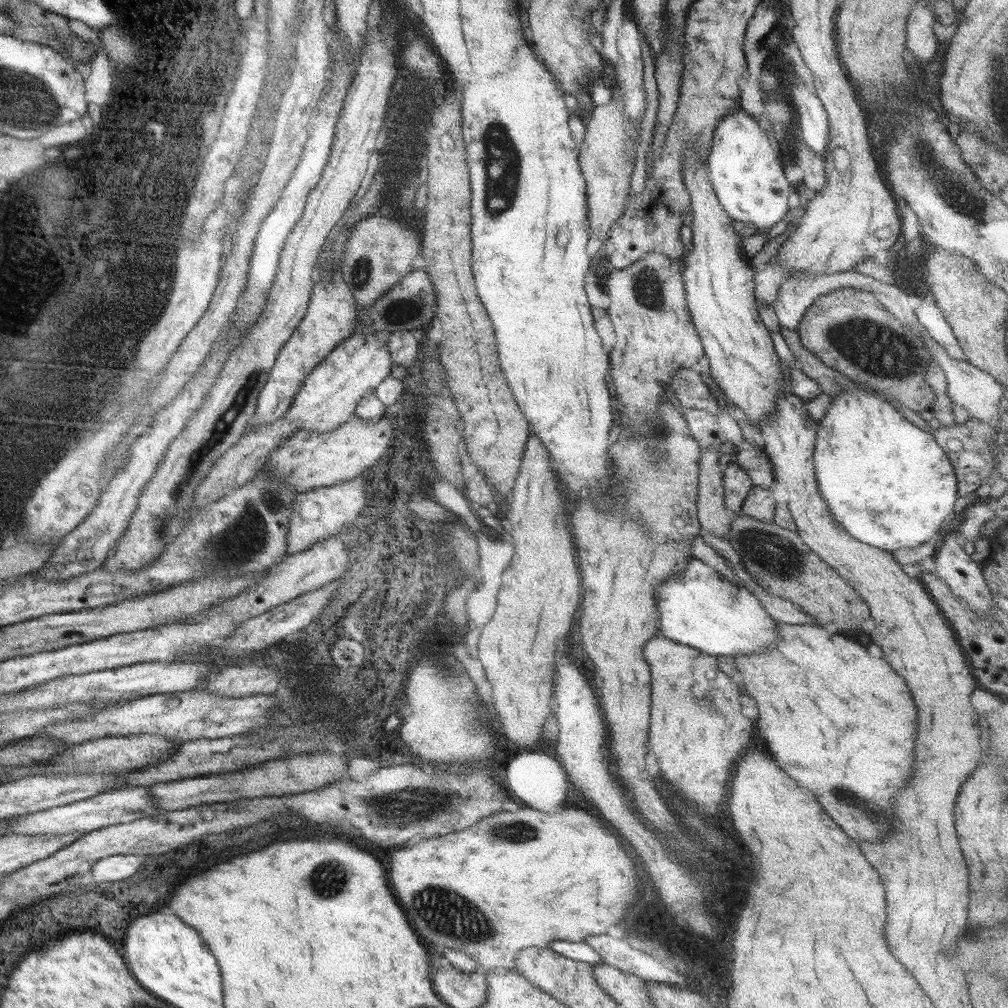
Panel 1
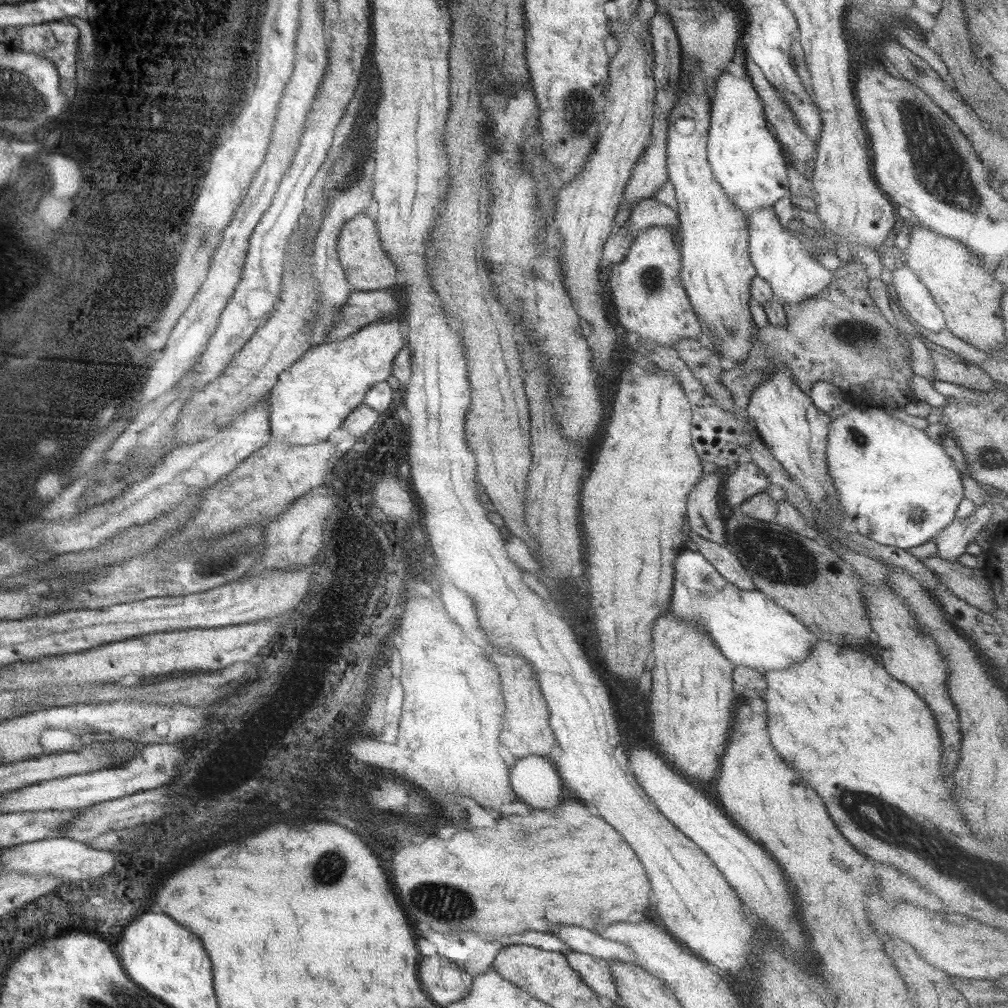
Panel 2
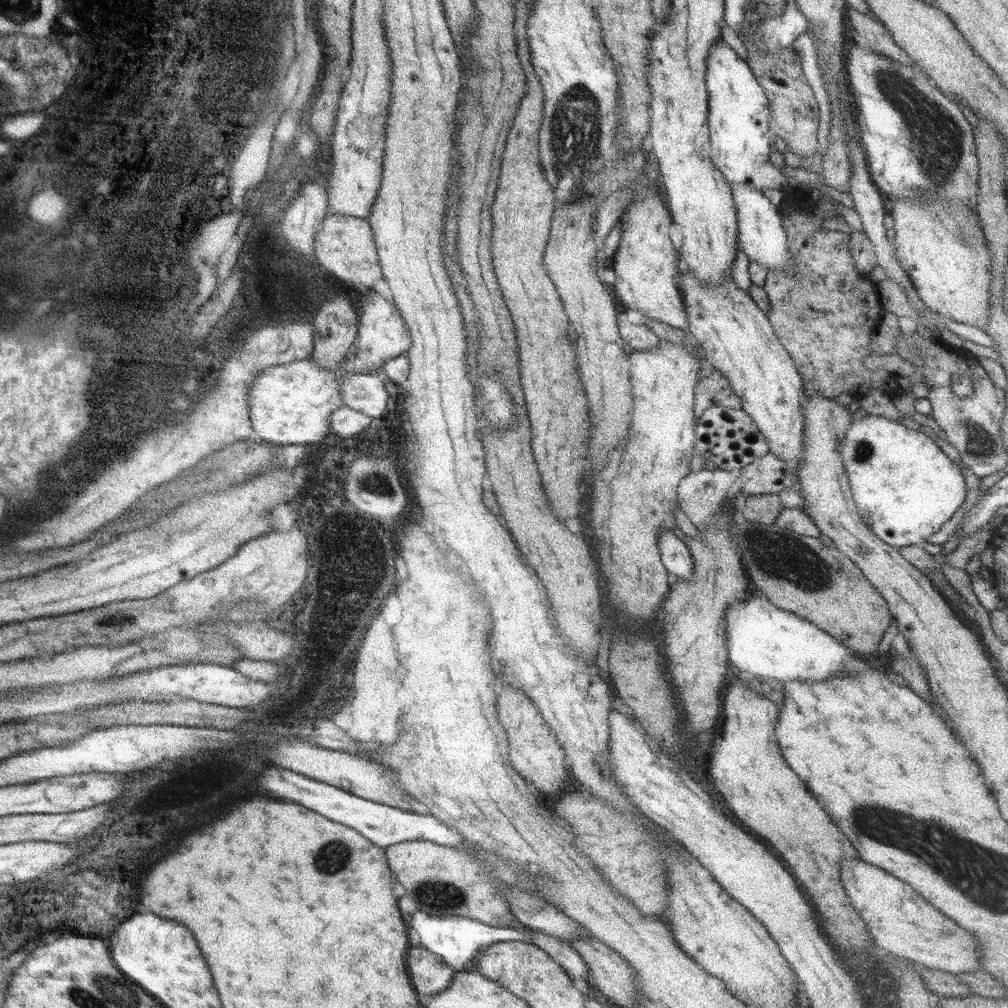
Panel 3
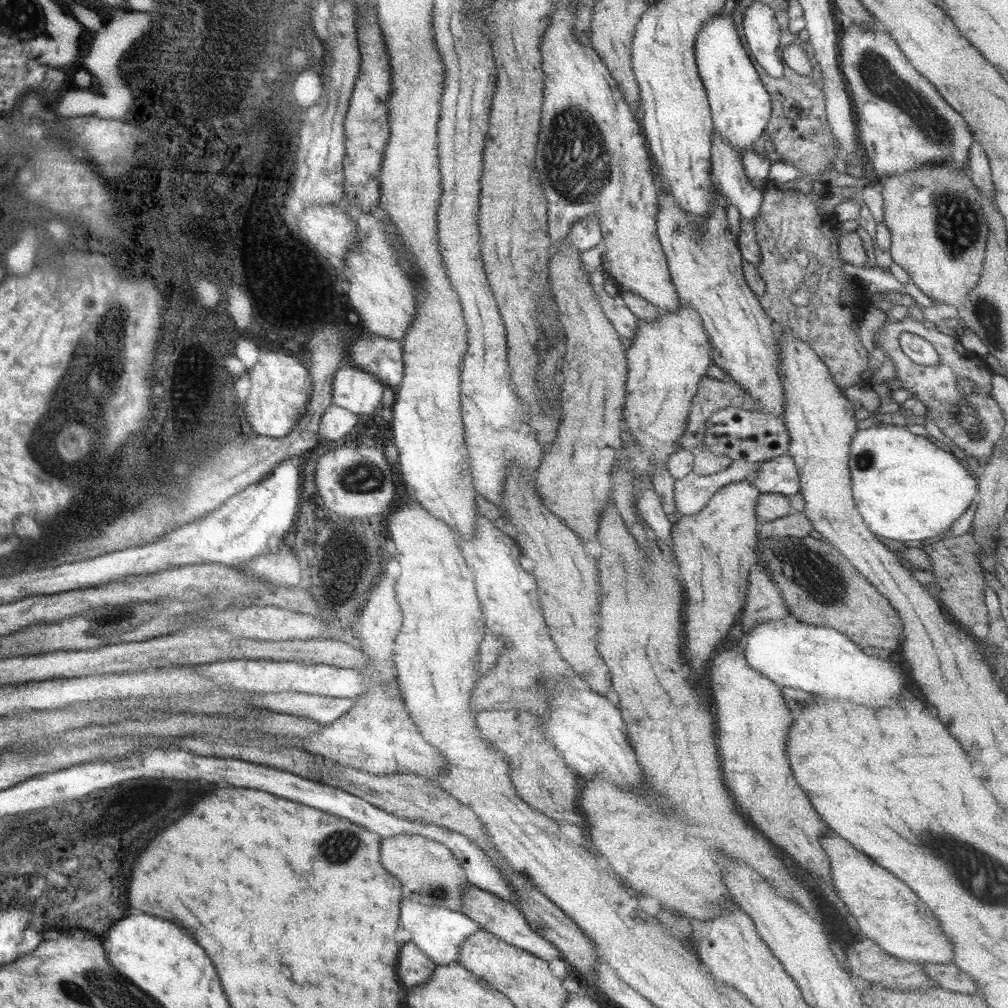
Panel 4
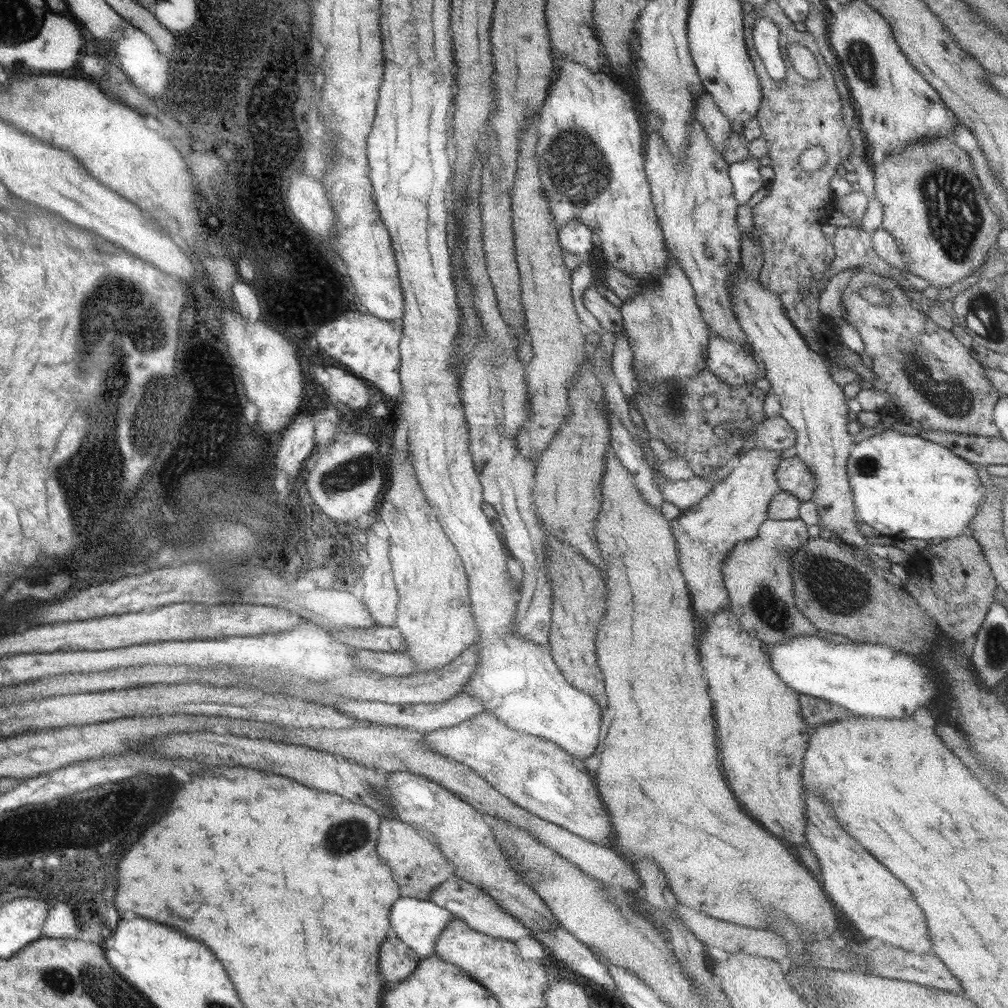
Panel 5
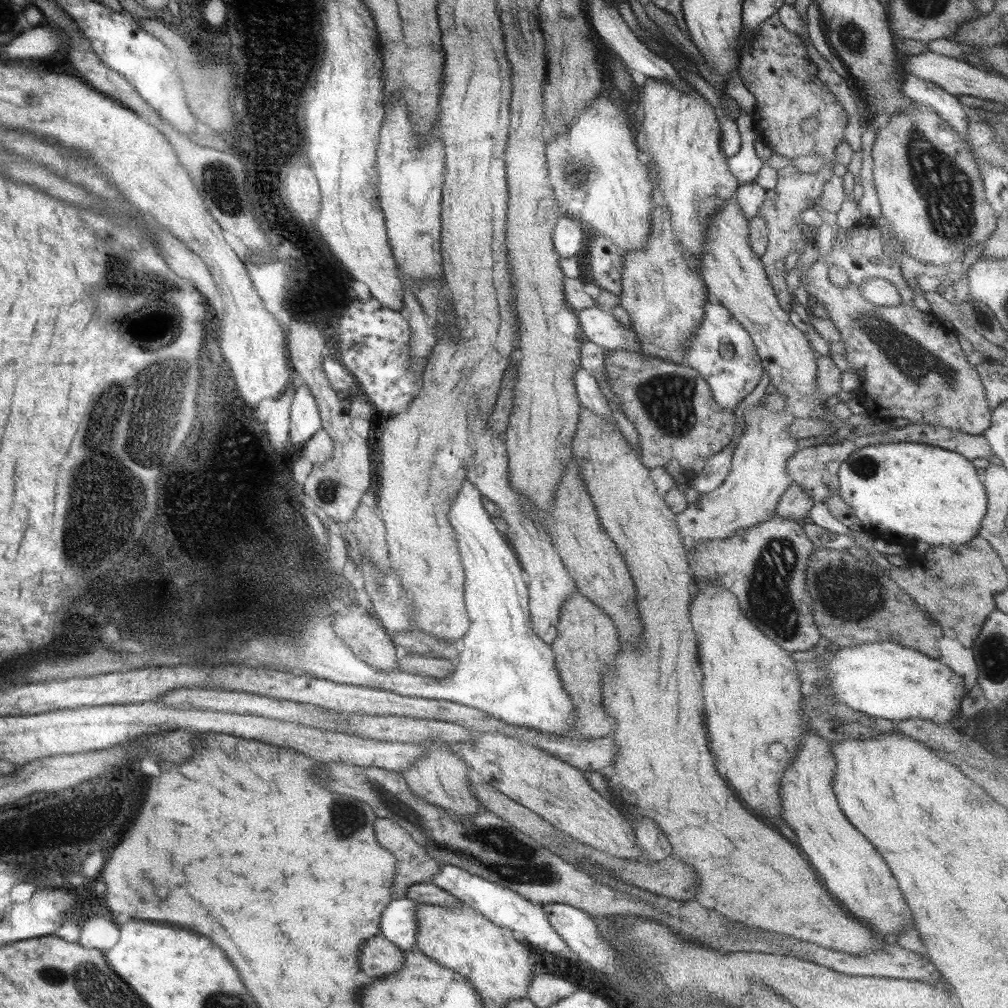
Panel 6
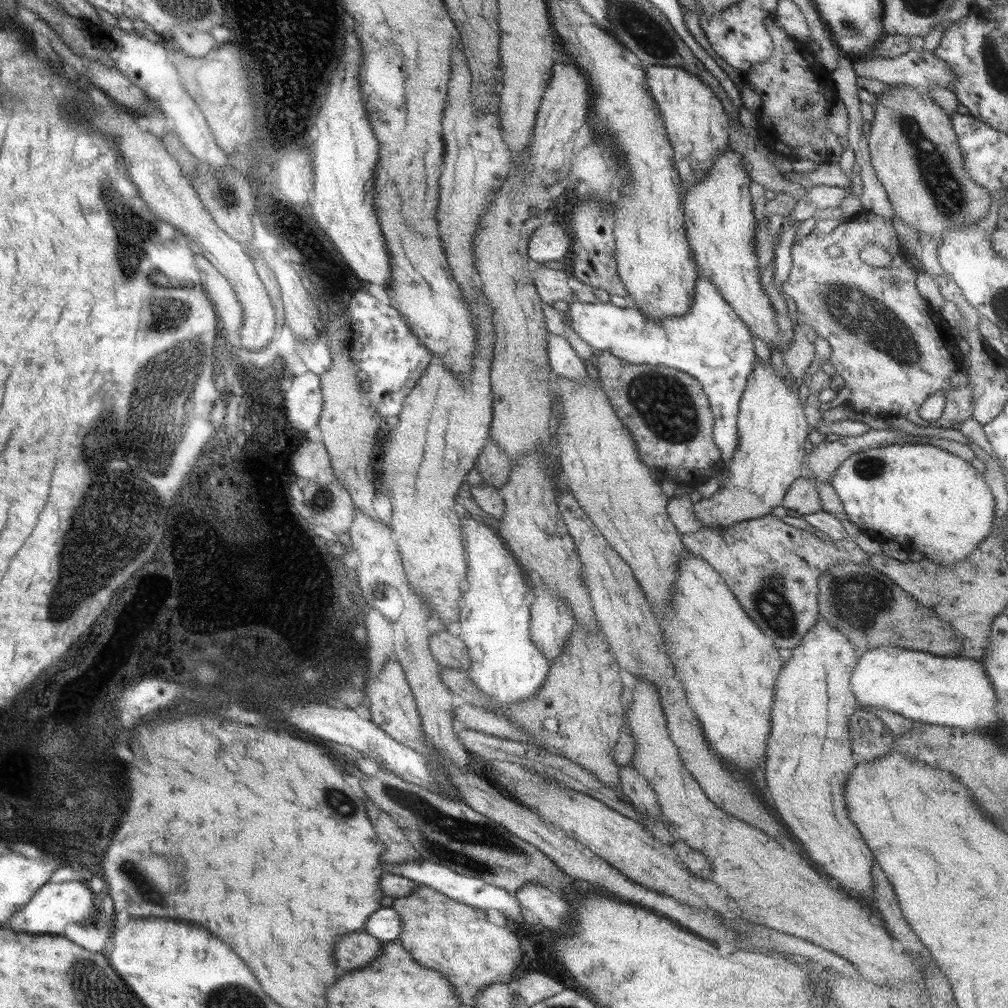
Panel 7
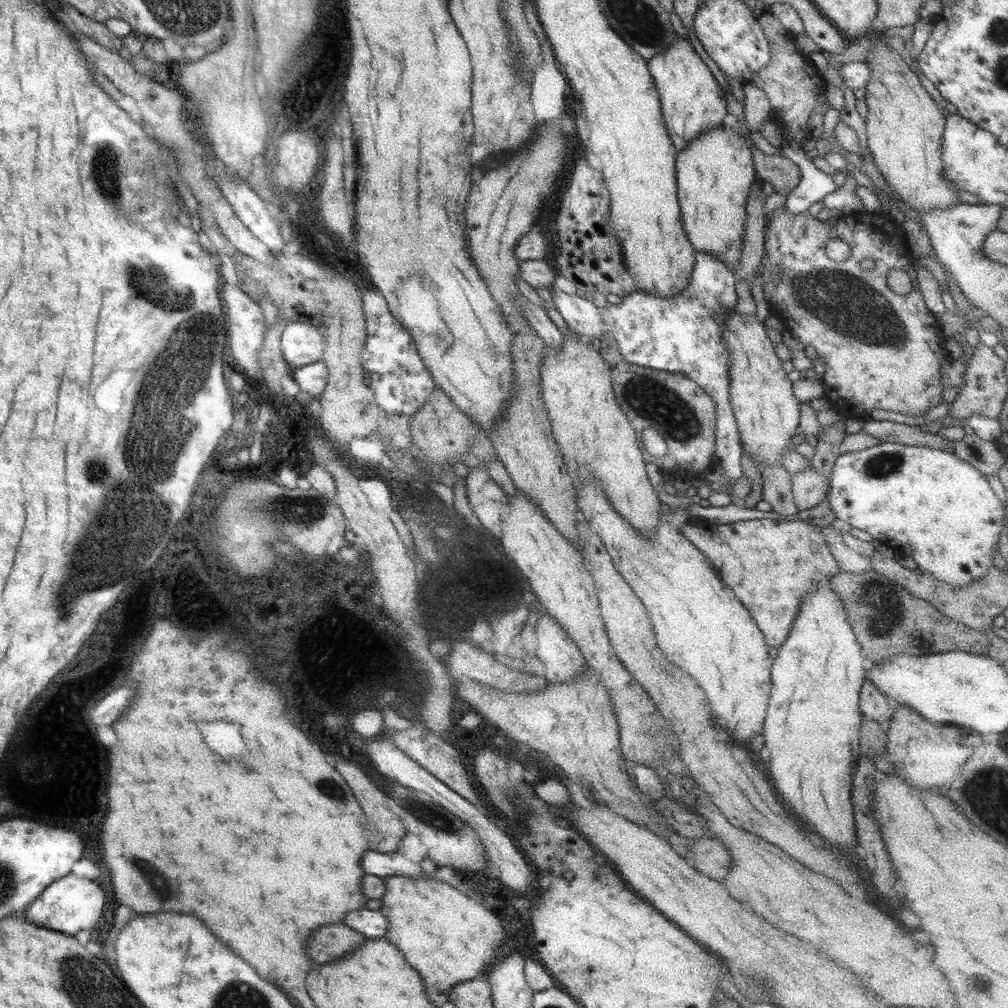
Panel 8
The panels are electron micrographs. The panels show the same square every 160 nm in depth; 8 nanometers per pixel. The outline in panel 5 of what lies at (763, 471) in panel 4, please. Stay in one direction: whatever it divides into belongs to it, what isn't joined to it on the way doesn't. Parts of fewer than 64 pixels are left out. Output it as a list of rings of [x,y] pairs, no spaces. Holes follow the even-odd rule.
[[[798,456],[782,459],[777,466],[777,479],[781,490],[787,490],[801,501],[813,499],[815,488],[810,467]]]

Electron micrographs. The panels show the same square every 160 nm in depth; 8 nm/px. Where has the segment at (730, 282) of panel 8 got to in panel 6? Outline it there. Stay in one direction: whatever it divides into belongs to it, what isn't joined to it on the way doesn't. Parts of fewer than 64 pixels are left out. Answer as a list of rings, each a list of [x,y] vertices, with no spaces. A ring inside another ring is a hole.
[[[708,299],[703,307],[704,316],[691,336],[690,346],[684,350],[679,364],[698,371],[706,379],[721,409],[731,412],[743,407],[742,401],[758,386],[765,370],[750,333],[732,316],[728,308],[714,299]],[[601,307],[585,308],[578,311],[578,322],[585,338],[598,344],[600,349],[642,354],[636,331],[632,326],[623,325],[609,310]]]

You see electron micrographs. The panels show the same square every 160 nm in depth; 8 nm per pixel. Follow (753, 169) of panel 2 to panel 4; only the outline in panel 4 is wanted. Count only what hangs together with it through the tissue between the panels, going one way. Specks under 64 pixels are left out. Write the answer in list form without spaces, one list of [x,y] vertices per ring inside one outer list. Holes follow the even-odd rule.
[[[716,13],[697,32],[694,43],[696,64],[701,82],[706,88],[714,131],[726,140],[741,158],[754,152],[757,142],[772,116],[771,97],[752,60],[740,41],[736,26],[729,14]]]

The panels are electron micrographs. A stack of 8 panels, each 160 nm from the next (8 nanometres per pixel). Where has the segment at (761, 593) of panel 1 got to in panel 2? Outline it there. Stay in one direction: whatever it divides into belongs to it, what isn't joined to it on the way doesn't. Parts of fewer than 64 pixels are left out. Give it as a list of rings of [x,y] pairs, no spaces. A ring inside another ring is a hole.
[[[696,531],[689,532],[689,539],[698,546],[698,551],[716,571],[731,584],[744,591],[756,590],[748,570],[744,569],[740,559],[726,548],[726,545],[702,538]]]

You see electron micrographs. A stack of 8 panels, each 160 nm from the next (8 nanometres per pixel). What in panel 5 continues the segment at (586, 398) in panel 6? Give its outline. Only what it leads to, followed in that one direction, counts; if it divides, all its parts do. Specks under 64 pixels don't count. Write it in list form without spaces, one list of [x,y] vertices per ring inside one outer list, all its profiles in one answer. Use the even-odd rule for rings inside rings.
[[[610,410],[607,414],[610,431],[610,444],[614,454],[620,462],[633,474],[636,486],[641,490],[643,497],[655,507],[664,502],[662,493],[653,484],[653,468],[643,457],[643,450],[639,442],[630,434],[628,427]]]

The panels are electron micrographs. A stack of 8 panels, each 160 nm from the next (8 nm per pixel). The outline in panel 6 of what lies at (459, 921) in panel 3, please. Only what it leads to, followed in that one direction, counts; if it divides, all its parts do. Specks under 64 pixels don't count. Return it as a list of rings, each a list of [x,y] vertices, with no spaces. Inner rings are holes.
[[[405,897],[392,899],[381,914],[379,934],[403,951],[416,948],[415,904]]]

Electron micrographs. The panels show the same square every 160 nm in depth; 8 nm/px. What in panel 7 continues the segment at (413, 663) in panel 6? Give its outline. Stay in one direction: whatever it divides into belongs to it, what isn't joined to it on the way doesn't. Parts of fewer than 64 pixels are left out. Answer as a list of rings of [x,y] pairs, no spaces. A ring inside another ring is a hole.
[[[580,625],[574,628],[571,638],[568,639],[563,653],[550,663],[549,673],[547,674],[540,692],[536,692],[536,698],[528,698],[522,704],[514,704],[509,707],[499,707],[494,704],[474,681],[468,676],[467,671],[454,670],[444,667],[441,670],[441,677],[444,684],[449,688],[459,702],[468,704],[476,708],[483,708],[488,712],[493,712],[498,716],[507,718],[516,726],[519,726],[526,734],[529,734],[537,744],[549,753],[563,756],[570,762],[579,764],[588,772],[596,775],[596,778],[604,786],[610,788],[620,788],[621,778],[619,775],[620,766],[613,757],[612,749],[617,745],[623,726],[626,724],[624,718],[624,708],[622,708],[622,678],[620,677],[621,666],[615,661],[613,654],[609,651],[608,643],[602,630],[600,634],[586,634]]]

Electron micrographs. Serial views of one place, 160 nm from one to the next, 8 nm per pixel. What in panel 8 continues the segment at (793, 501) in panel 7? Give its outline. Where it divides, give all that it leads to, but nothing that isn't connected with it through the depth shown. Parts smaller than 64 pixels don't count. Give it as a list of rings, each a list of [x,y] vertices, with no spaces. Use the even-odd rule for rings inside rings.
[[[814,467],[793,473],[791,477],[794,502],[800,511],[818,506],[826,498],[831,483],[830,475],[818,473]]]

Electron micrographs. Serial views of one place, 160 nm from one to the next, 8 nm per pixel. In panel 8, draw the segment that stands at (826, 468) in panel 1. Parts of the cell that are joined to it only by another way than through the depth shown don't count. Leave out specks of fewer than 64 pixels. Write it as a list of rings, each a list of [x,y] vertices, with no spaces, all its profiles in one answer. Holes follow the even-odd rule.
[[[881,442],[876,446],[865,448],[858,452],[842,452],[834,462],[830,478],[831,483],[829,484],[827,498],[834,516],[844,520],[844,522],[848,522],[854,528],[865,530],[873,539],[885,542],[892,549],[899,548],[907,552],[908,558],[914,559],[914,562],[918,565],[918,570],[922,571],[922,573],[934,576],[934,578],[943,583],[962,588],[970,585],[972,581],[980,581],[984,575],[991,572],[994,568],[994,556],[996,556],[994,551],[998,547],[1000,532],[1002,532],[1002,525],[1004,524],[1002,518],[1005,516],[1005,508],[1002,507],[1002,501],[1000,501],[1000,498],[998,498],[992,486],[988,483],[987,476],[980,470],[976,470],[971,464],[960,460],[954,453],[922,446]]]

